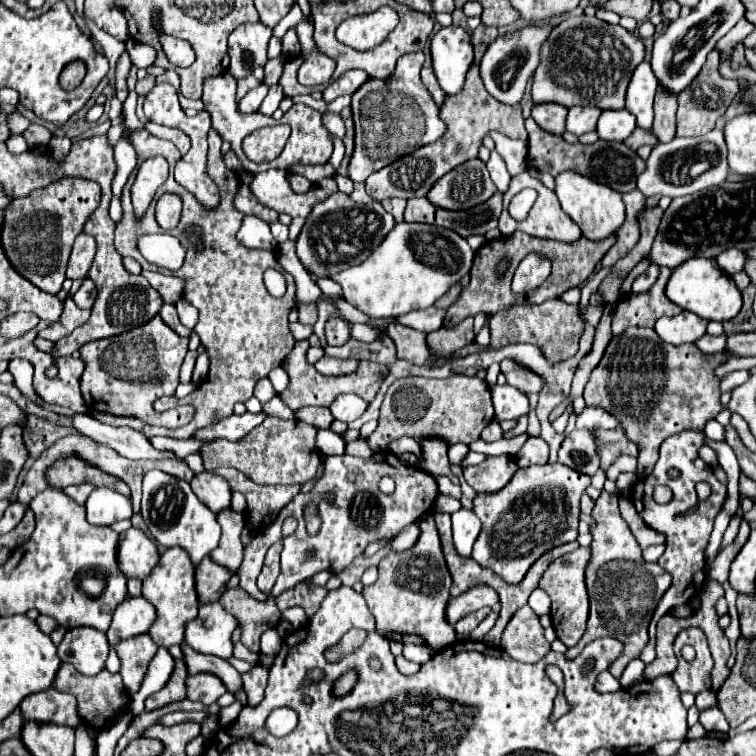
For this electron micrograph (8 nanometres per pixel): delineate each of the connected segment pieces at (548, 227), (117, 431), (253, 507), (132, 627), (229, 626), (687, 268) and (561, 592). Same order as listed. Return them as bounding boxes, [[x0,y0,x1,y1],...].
[[499,171,581,243],[71,413,177,459],[215,469,299,533],[105,597,157,673],[185,601,237,659],[667,257,741,321],[539,547,591,647]]

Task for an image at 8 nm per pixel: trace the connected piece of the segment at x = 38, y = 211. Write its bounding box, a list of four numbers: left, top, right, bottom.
[1,177,101,295]

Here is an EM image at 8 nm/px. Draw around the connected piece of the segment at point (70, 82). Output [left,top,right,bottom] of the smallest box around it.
[59,61,85,91]

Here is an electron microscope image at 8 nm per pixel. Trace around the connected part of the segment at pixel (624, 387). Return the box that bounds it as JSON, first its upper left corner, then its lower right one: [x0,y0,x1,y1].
[583,327,731,479]

